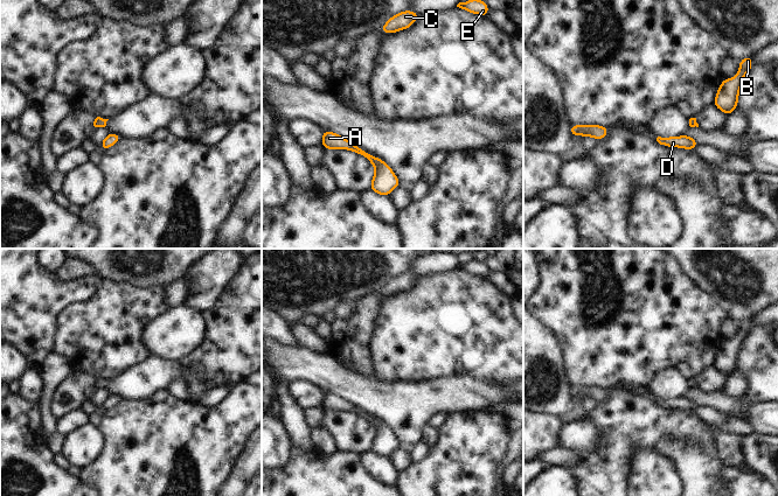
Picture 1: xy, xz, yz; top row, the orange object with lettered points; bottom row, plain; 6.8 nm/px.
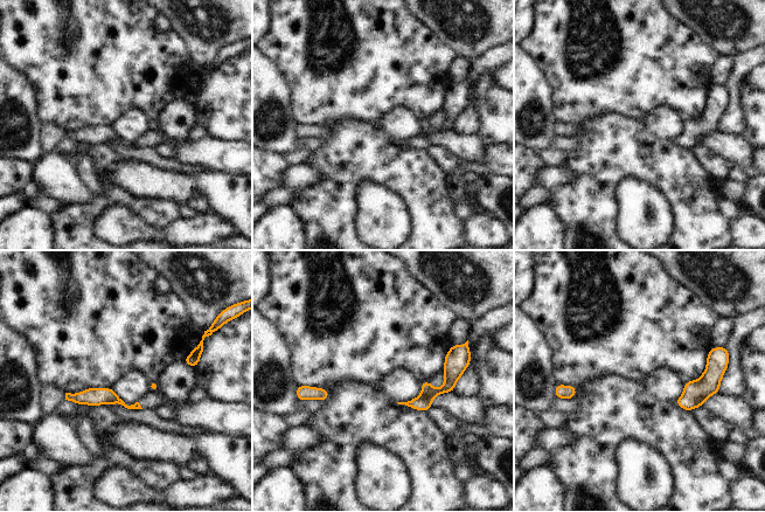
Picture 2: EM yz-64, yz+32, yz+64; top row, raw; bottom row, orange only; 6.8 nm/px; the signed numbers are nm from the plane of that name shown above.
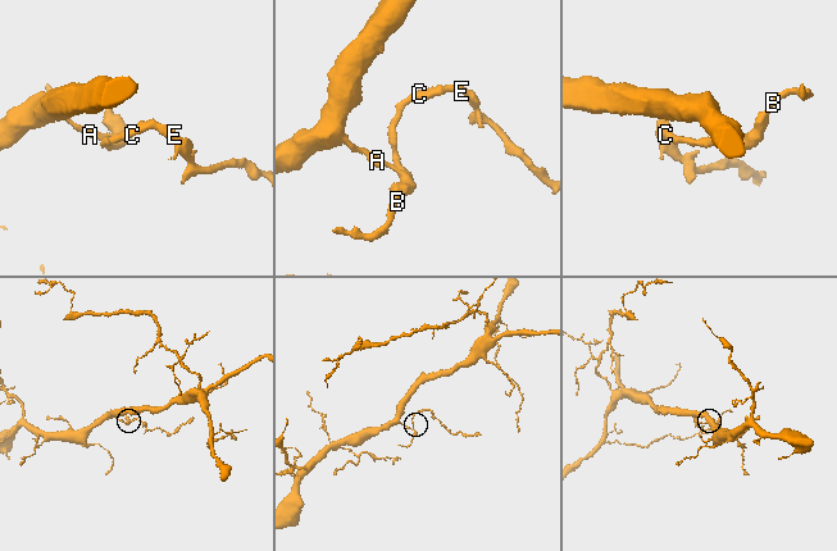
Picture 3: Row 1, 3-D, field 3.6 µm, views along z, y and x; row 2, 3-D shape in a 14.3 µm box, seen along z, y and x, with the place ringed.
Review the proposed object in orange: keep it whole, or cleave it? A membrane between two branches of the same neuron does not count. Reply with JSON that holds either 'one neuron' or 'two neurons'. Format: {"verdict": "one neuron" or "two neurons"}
{"verdict": "one neuron"}

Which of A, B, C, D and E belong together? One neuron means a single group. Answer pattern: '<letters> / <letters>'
A B C D E

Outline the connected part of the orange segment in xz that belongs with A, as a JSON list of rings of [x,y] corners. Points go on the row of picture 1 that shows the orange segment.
[[[322,131],[322,142],[320,146],[333,151],[348,149],[355,152],[356,154],[364,156],[371,165],[374,165],[375,174],[371,179],[369,190],[383,196],[389,196],[390,193],[400,186],[398,177],[383,160],[367,153],[361,147],[342,138],[338,133]]]

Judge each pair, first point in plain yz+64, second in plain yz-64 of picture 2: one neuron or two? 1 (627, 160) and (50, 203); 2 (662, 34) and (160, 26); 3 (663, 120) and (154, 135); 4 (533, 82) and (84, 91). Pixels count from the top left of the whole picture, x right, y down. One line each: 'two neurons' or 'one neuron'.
1: two neurons
2: two neurons
3: two neurons
4: two neurons

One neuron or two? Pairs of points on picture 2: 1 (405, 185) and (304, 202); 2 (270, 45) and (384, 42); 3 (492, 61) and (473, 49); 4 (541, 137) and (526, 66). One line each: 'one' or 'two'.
1: one
2: one
3: two
4: one

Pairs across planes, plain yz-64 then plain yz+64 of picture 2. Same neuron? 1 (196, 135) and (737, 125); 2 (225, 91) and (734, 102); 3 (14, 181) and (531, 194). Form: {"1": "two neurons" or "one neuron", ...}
{"1": "one neuron", "2": "two neurons", "3": "two neurons"}

